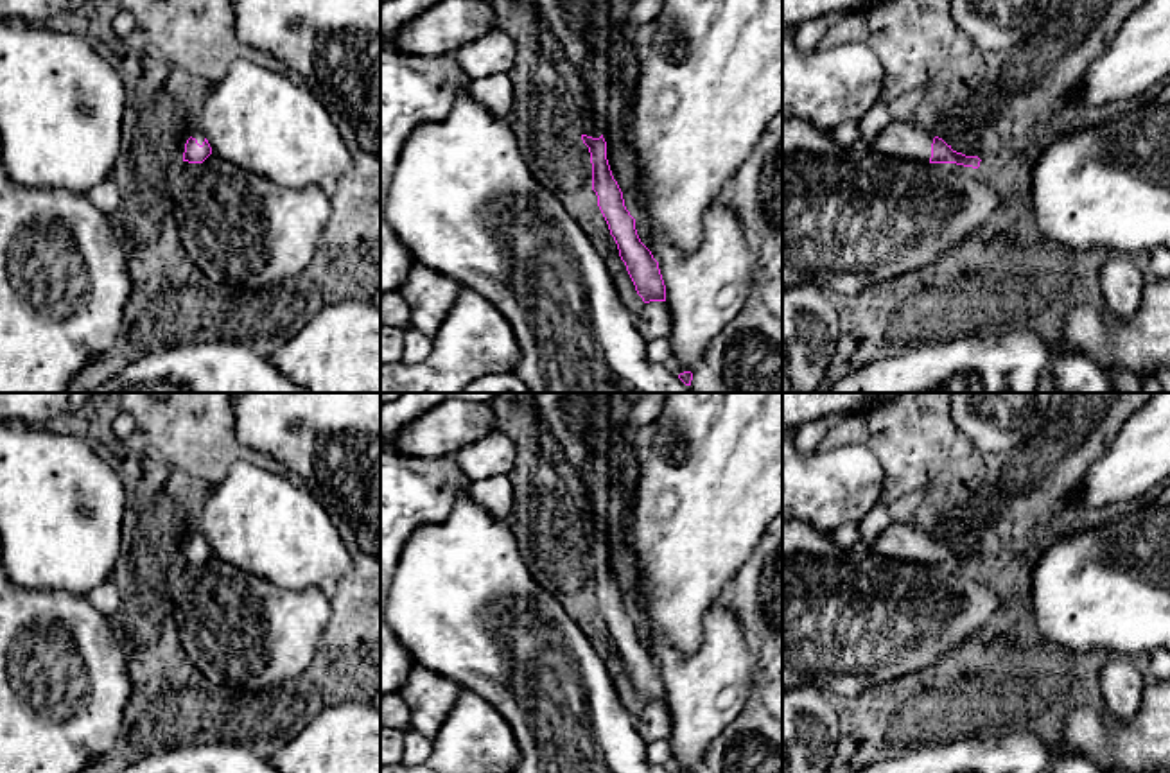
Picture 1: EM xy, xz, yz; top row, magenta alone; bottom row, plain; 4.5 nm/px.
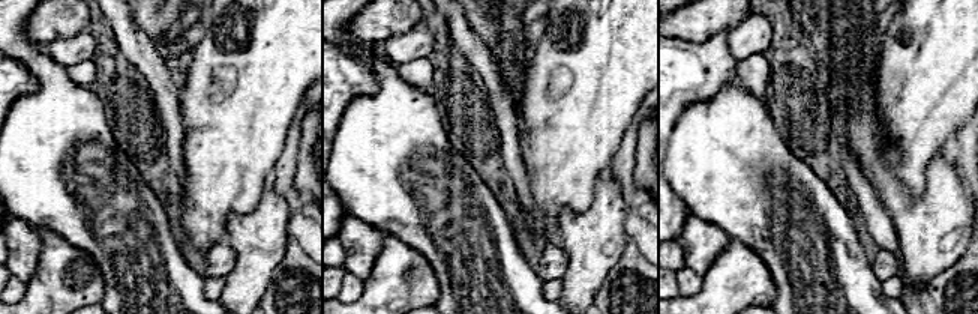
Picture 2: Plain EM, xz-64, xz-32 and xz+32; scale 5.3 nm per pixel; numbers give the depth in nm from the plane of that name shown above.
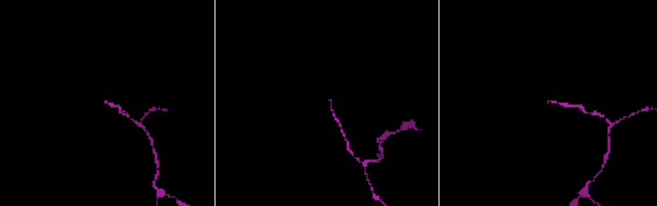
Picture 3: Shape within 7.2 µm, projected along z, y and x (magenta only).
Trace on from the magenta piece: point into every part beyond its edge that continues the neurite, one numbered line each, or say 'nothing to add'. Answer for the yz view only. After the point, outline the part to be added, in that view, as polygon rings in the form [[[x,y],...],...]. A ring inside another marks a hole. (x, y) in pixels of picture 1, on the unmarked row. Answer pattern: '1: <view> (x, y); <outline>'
1: yz (903, 540); [[[912,522],[890,524],[869,549],[879,556],[930,565],[935,536]]]

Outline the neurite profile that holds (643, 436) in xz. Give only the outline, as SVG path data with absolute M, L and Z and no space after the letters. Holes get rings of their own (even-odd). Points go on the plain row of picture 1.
M657 420L648 425L637 427L632 436L633 452L644 454L653 445L655 434L657 434Z

